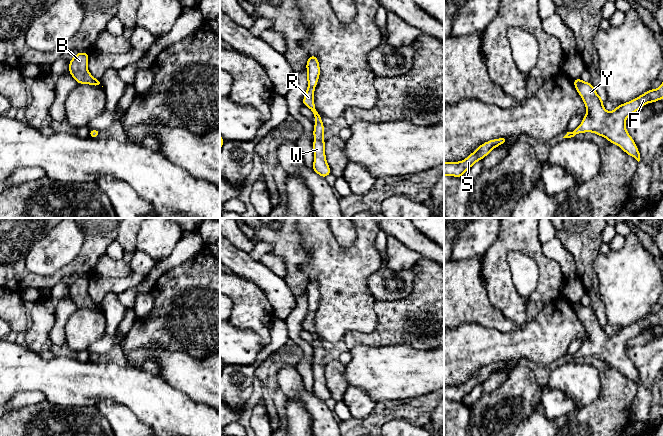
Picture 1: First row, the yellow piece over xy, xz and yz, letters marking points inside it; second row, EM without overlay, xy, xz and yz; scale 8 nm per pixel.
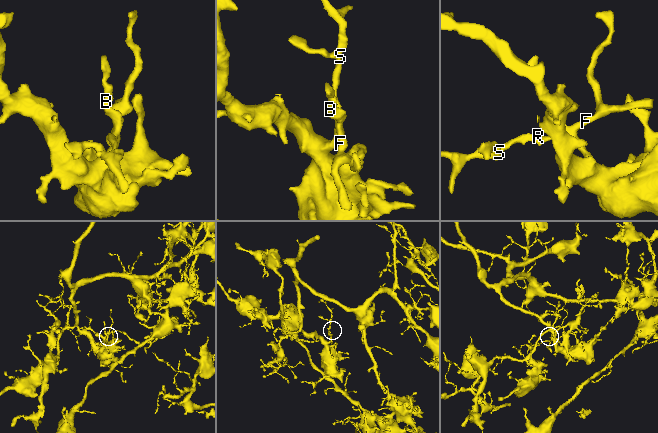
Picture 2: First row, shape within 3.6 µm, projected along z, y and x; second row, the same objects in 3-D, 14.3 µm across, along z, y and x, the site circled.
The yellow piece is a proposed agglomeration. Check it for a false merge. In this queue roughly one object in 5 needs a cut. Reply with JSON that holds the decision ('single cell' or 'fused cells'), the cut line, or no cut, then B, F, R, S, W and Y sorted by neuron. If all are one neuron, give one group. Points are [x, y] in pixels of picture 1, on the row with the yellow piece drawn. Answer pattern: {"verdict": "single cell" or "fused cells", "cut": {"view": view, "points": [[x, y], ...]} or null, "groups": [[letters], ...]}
{"verdict": "single cell", "cut": null, "groups": [["B", "F", "R", "S", "W", "Y"]]}

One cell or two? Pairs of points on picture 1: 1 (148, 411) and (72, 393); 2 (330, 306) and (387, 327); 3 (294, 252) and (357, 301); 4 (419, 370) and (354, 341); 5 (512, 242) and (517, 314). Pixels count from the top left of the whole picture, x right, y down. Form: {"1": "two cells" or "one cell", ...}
{"1": "one cell", "2": "two cells", "3": "two cells", "4": "two cells", "5": "one cell"}

